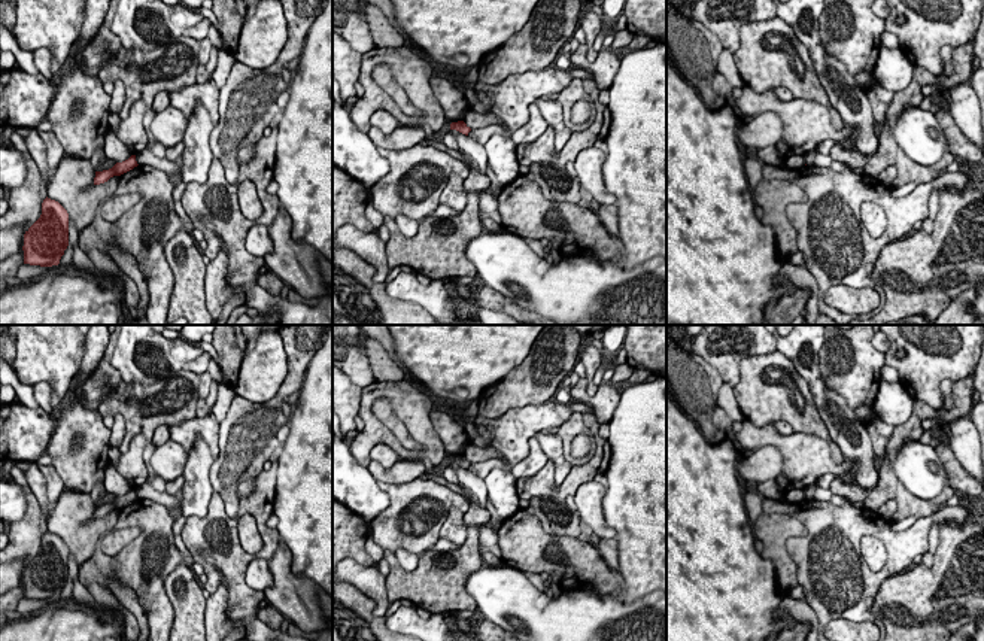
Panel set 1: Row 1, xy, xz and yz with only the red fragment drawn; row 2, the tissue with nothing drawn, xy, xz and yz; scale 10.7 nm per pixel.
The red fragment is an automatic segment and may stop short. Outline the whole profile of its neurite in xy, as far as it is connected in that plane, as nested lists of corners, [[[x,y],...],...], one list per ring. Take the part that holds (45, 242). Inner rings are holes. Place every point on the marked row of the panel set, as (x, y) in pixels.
[[[45,198],[40,218],[24,234],[24,264],[58,265],[69,246],[69,213],[55,200]]]

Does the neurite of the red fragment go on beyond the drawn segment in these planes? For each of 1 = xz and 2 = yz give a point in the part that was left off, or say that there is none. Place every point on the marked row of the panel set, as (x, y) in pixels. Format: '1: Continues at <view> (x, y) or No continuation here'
1: No continuation here
2: No continuation here

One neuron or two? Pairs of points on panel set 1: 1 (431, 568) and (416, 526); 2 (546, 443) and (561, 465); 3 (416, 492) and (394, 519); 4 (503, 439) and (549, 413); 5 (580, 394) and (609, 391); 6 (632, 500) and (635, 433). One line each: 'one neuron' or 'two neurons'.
1: two neurons
2: one neuron
3: one neuron
4: one neuron
5: one neuron
6: one neuron

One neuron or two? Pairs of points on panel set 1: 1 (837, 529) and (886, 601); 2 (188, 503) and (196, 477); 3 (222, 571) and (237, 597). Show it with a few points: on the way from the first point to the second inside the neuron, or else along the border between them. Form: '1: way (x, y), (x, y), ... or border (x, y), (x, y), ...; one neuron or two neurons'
1: border (907, 568), (875, 597), (871, 613), (880, 623); two neurons
2: way (194, 497), (196, 483); one neuron
3: way (228, 577), (237, 591); one neuron

